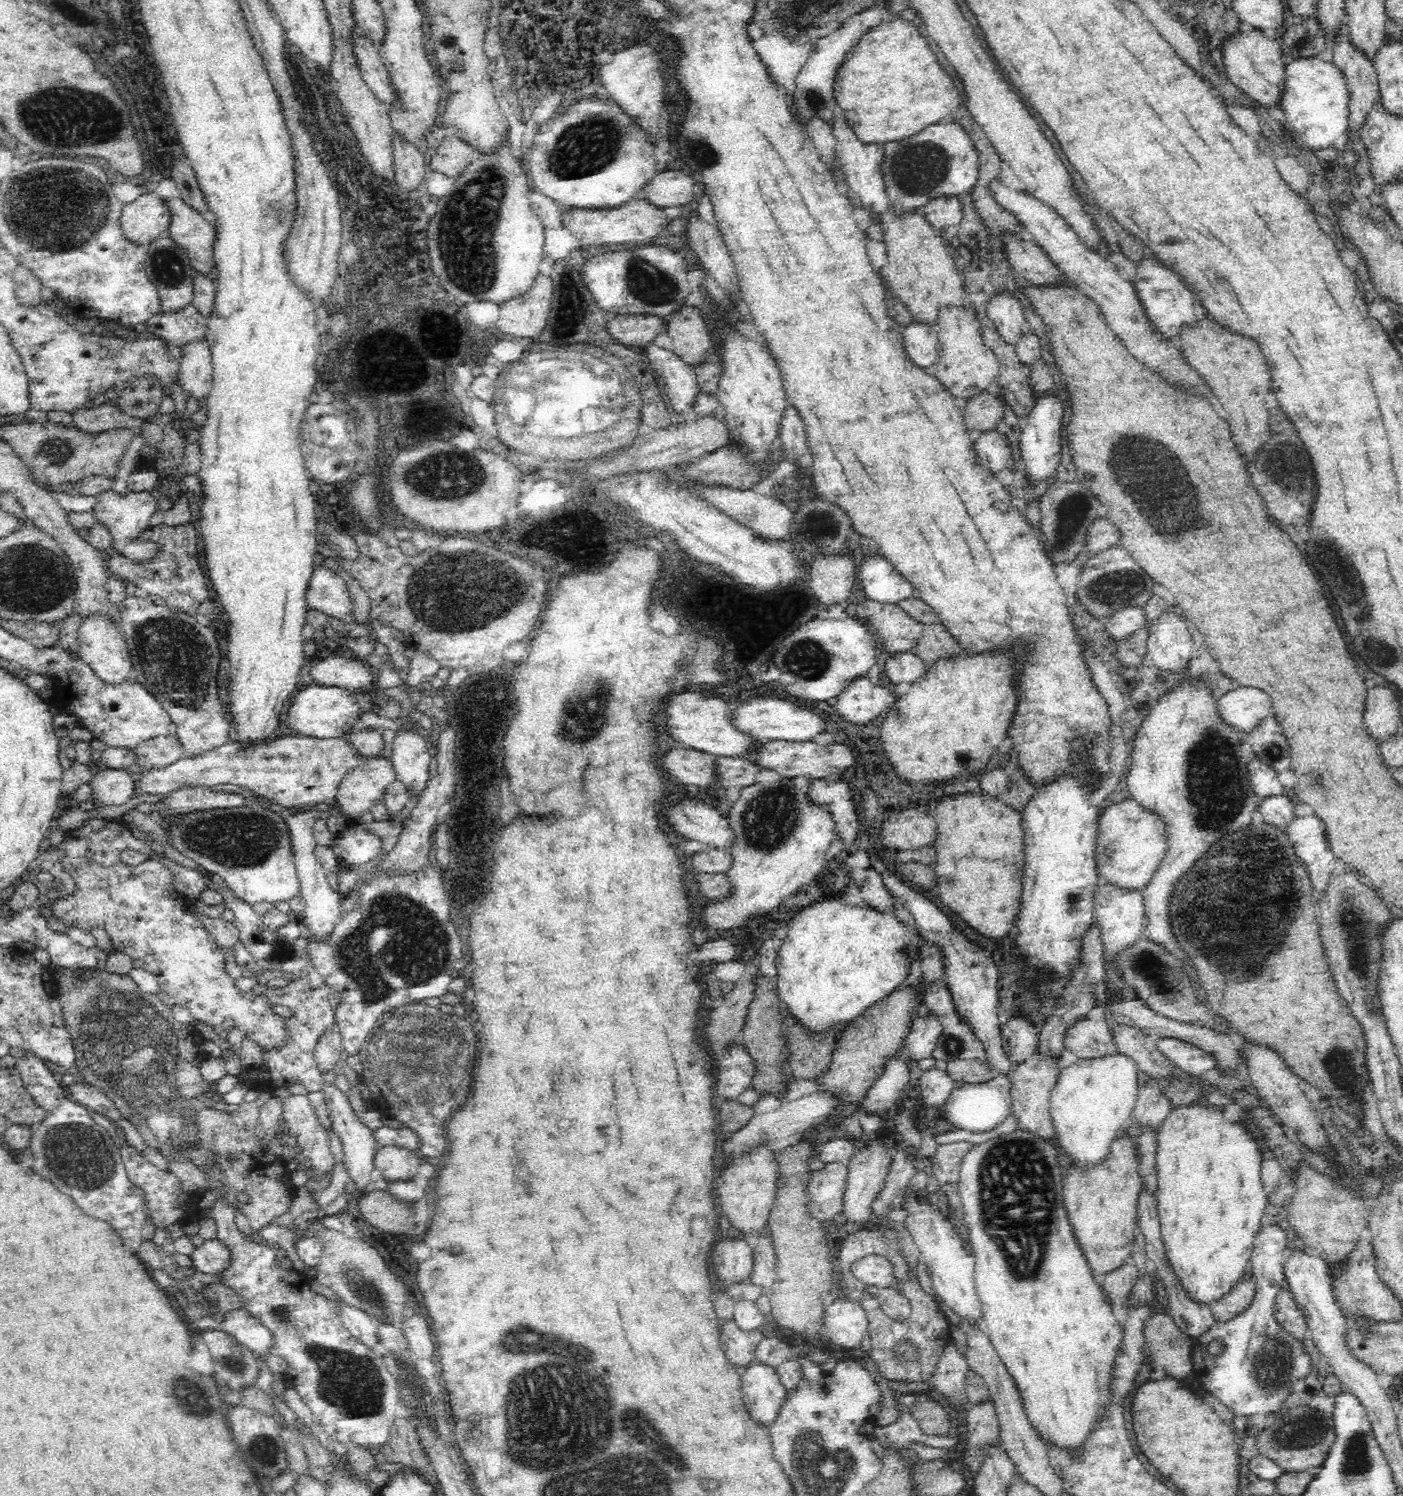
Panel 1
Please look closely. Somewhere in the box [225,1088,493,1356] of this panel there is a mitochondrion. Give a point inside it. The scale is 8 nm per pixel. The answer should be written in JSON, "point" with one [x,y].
{"point":[358,1283]}

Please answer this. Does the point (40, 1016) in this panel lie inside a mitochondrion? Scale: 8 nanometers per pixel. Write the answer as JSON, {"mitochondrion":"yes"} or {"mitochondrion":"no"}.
{"mitochondrion":"no"}

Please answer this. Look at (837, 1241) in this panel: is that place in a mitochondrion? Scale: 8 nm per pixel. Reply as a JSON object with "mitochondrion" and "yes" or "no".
{"mitochondrion":"no"}

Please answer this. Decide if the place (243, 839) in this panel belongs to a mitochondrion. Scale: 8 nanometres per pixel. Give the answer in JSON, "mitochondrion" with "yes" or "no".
{"mitochondrion":"yes"}

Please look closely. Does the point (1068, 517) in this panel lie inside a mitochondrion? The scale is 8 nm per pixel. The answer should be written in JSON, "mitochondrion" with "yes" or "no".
{"mitochondrion":"yes"}

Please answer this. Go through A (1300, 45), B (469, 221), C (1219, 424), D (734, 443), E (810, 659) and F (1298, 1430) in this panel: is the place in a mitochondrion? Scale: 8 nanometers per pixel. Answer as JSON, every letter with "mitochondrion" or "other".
{"A":"mitochondrion","B":"mitochondrion","C":"other","D":"other","E":"mitochondrion","F":"mitochondrion"}

